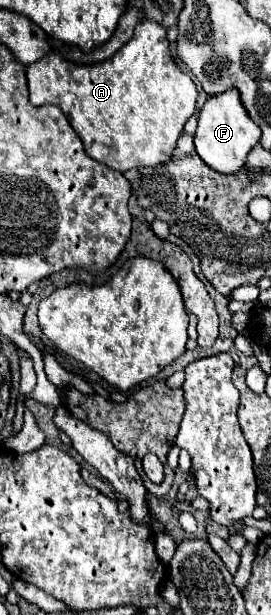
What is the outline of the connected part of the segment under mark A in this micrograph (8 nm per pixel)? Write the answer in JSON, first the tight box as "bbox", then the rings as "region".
{"bbox":[26,24,198,172],"region":[[[136,24],[132,40],[104,62],[82,66],[62,58],[60,54],[48,54],[26,68],[26,78],[30,102],[34,106],[54,104],[62,108],[70,126],[80,134],[86,154],[118,172],[168,162],[172,158],[178,136],[182,134],[184,122],[196,112],[198,100],[198,88],[192,76],[184,74],[172,60],[166,28],[158,24]]]}

